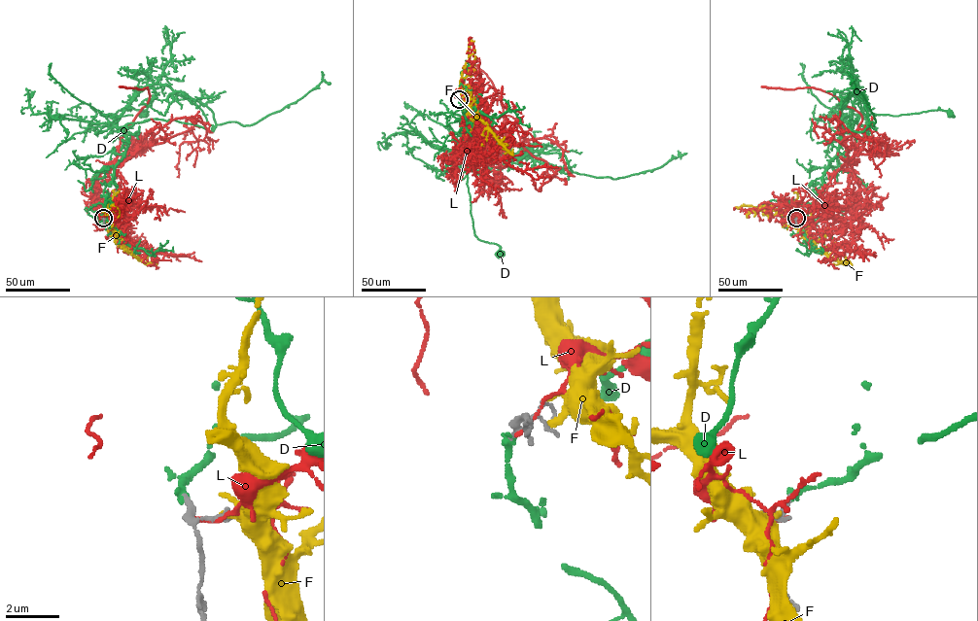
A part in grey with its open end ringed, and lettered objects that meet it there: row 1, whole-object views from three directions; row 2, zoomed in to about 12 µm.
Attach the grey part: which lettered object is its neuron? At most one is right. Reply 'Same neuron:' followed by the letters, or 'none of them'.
Same neuron: D

